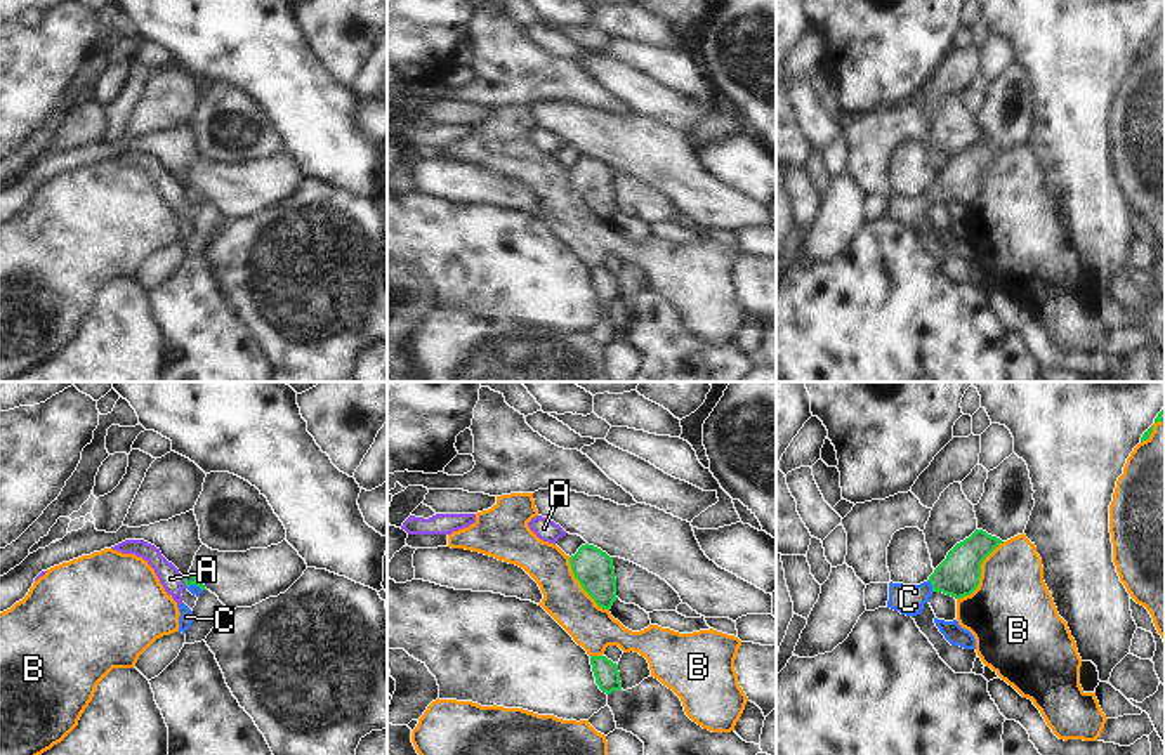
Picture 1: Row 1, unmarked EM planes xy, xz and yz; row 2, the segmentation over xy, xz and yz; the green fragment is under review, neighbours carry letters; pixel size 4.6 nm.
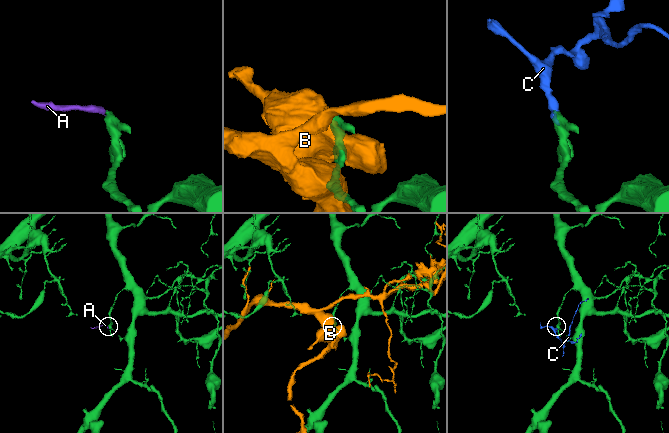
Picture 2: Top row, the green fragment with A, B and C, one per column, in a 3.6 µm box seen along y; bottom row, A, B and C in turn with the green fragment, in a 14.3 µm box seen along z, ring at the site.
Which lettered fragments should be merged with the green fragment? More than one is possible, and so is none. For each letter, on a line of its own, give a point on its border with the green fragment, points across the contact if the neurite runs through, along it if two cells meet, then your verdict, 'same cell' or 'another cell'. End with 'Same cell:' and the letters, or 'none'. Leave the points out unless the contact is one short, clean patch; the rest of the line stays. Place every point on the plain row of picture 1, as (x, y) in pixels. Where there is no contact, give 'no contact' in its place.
A: meets green in xy at (184, 193); border along xy (183, 188), (186, 196); another cell
B: meets green in yz at (980, 184); another cell
C: meets green in yz at (931, 195); runs through yz (959, 186), (931, 195), (921, 205), (908, 210); same cell
Same cell: C

